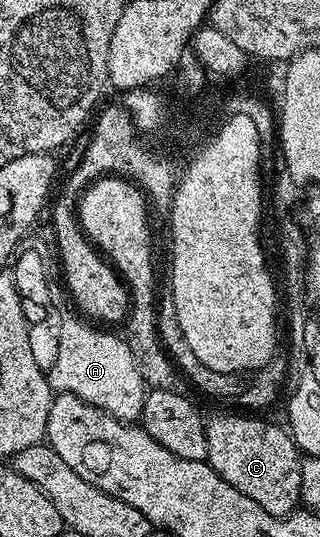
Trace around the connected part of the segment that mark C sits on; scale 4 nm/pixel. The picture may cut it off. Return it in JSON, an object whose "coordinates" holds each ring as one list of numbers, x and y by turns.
{"coordinates":[[216,416,206,423,206,461,230,486,256,502,265,513,285,519,301,503,303,457,289,431,258,418]]}

